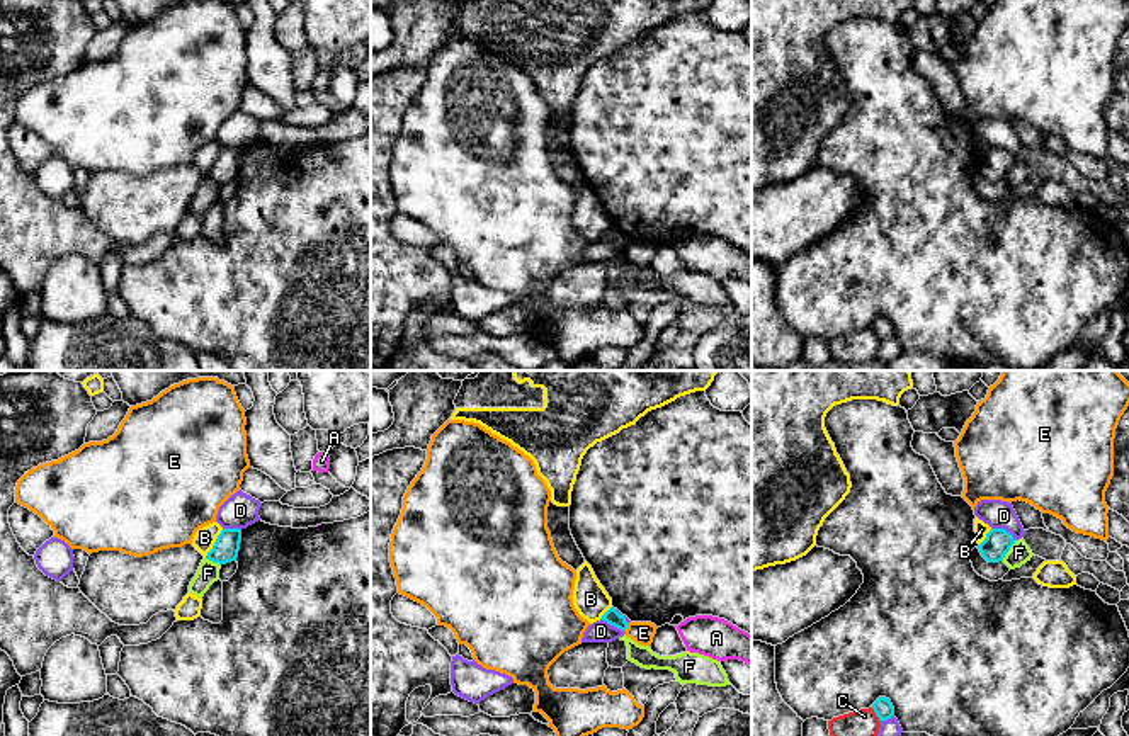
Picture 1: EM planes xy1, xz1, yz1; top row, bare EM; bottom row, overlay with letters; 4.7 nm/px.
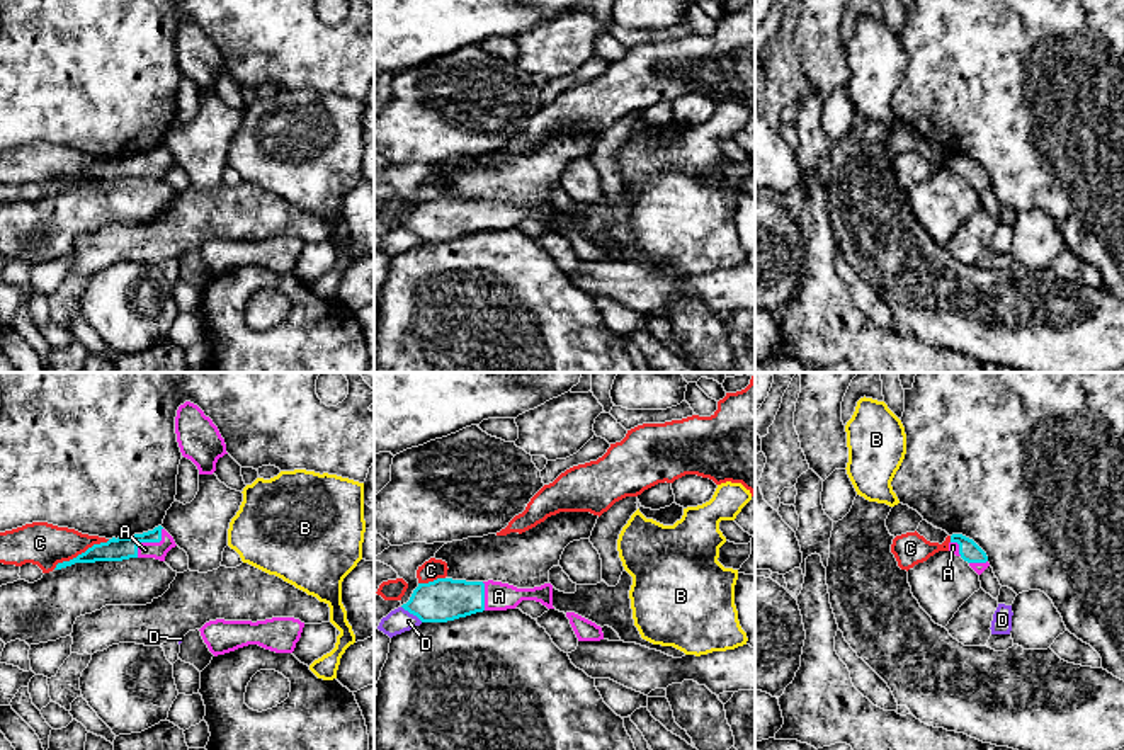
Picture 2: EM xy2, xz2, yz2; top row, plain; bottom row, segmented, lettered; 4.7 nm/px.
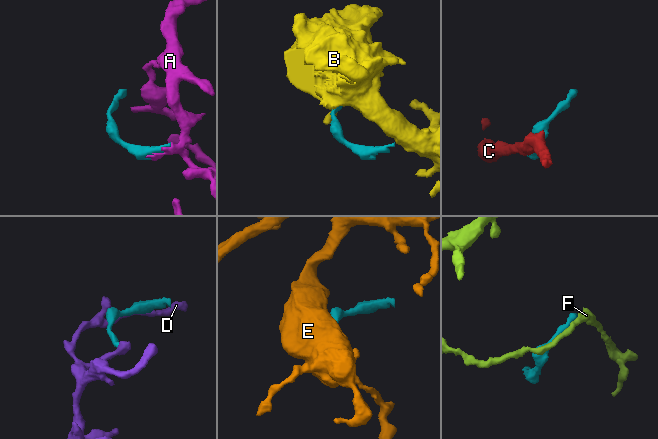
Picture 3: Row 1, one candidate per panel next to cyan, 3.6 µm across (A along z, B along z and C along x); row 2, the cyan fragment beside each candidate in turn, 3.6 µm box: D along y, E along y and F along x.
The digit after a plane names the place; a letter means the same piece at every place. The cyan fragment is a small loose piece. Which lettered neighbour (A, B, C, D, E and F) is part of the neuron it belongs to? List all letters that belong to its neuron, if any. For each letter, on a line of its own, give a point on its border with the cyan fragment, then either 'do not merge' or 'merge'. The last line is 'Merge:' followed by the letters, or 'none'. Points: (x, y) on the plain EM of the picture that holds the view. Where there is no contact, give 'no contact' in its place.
A: meets cyan in xy2 at (148, 160); merge
B: meets cyan in xy1 at (215, 162); do not merge
C: meets cyan in xy2 at (82, 172); do not merge
D: meets cyan in yz1 at (1004, 148); do not merge
E: meets cyan in xz1 at (626, 247); do not merge
F: meets cyan in yz1 at (1009, 169); do not merge
Merge: A

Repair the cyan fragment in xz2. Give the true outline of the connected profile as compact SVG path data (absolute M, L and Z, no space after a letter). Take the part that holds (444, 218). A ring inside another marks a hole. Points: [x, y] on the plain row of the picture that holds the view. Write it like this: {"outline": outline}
{"outline": "M437 197L418 202L410 219L401 226L422 241L447 241L483 230L515 228L522 219L536 219L553 226L553 204L517 207L502 201L466 201Z"}

